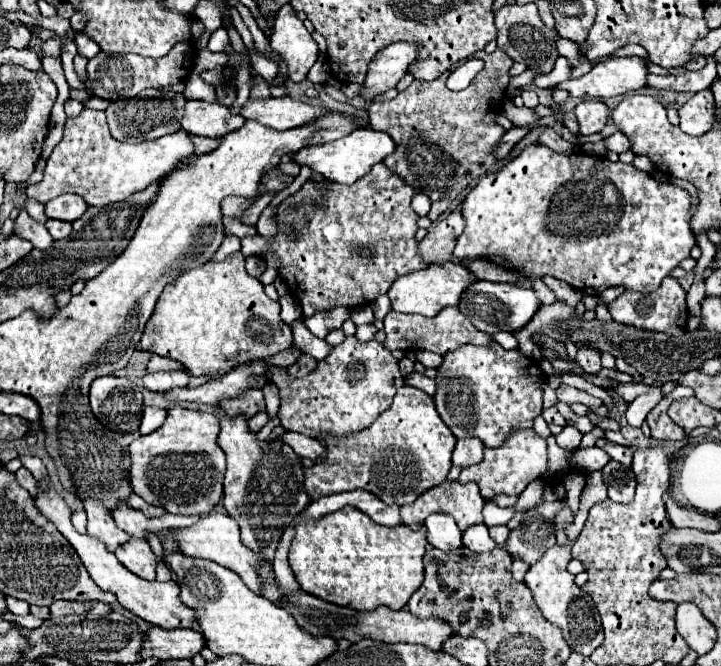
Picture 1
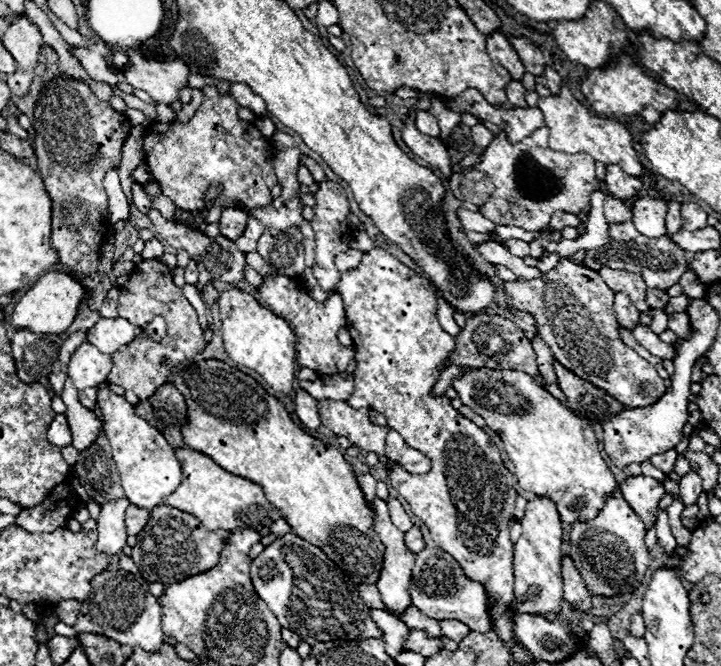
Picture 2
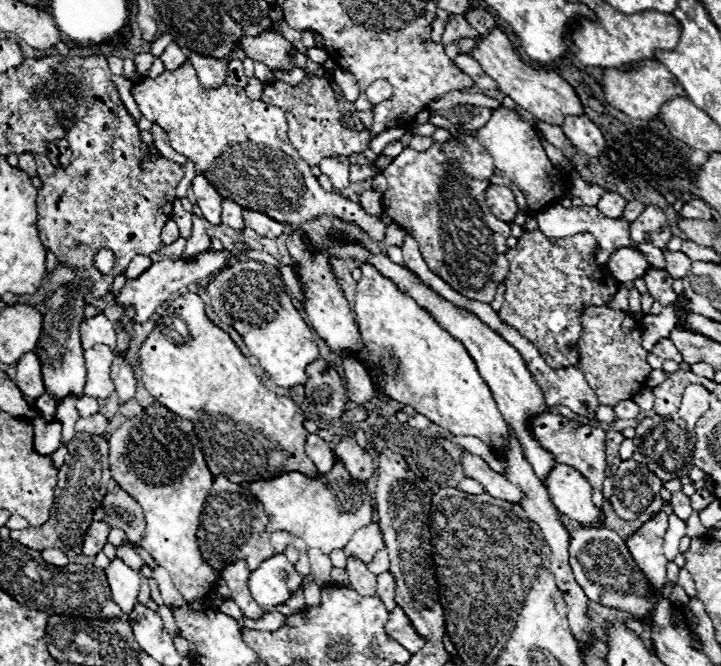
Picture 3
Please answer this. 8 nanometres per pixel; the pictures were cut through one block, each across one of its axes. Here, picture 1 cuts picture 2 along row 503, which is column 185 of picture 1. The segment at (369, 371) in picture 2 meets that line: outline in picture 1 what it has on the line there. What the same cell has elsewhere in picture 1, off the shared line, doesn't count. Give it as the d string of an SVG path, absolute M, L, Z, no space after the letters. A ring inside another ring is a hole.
M174 406L168 410L166 422L160 430L140 436L130 444L130 486L152 506L162 506L170 514L210 514L222 498L222 480L224 480L224 452L216 444L216 432L220 430L218 418L212 412L188 410Z

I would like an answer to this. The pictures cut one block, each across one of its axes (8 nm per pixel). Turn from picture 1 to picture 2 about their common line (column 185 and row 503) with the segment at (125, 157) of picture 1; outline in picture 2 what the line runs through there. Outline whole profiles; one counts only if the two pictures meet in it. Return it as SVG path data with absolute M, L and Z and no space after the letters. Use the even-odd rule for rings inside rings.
M102 388L98 390L98 406L104 414L104 428L112 446L112 460L116 464L122 488L130 504L148 510L164 504L164 498L170 496L182 480L182 468L174 456L174 448L156 428L152 428L136 414L134 406L126 402L124 396Z

